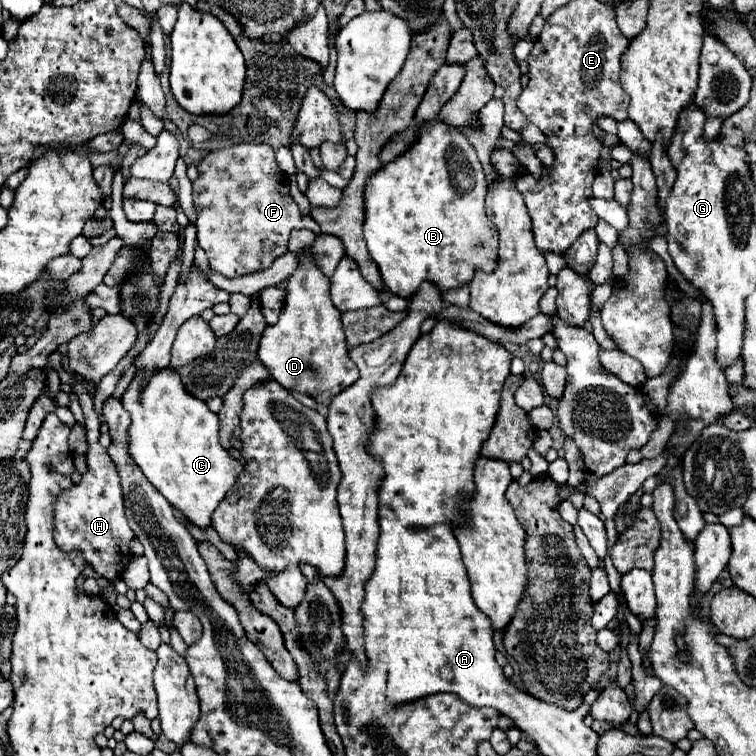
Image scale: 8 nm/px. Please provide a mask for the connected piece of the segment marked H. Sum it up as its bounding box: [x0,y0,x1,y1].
[54,380,134,580]

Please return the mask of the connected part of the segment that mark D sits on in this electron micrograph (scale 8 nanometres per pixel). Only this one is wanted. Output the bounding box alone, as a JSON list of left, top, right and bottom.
[258,230,358,406]

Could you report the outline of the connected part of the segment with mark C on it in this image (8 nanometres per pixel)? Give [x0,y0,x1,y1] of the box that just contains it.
[122,368,244,526]

